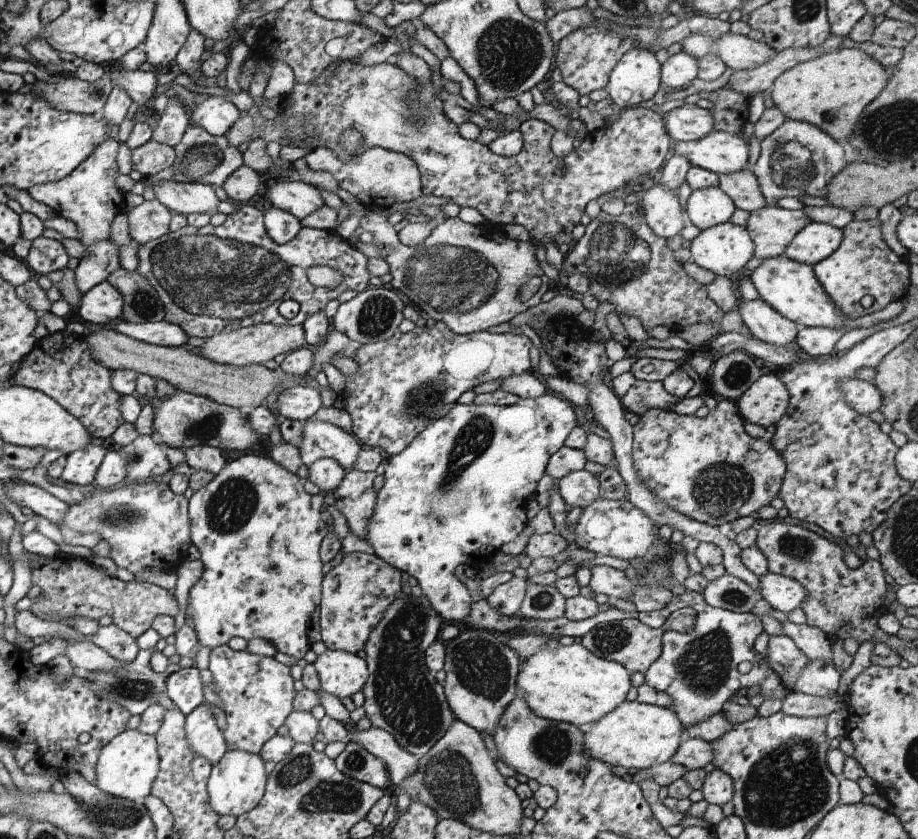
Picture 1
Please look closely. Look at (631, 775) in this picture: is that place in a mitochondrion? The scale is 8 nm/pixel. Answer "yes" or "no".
no

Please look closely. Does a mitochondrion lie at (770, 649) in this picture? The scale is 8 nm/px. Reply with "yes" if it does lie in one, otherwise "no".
no

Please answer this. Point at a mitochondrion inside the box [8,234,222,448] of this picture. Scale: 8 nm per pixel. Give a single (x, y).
(145, 305)

